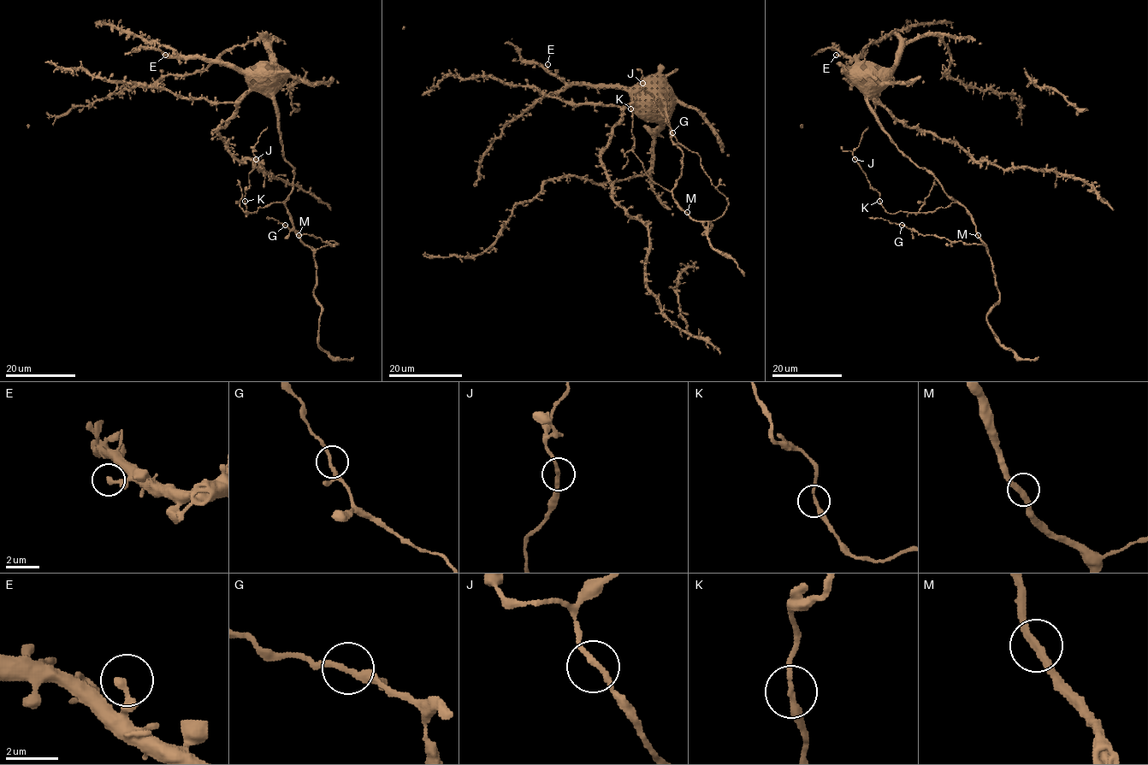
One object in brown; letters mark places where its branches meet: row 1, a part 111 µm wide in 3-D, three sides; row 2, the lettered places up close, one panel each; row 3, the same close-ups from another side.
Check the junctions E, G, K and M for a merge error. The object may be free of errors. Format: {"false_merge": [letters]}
{"false_merge": []}

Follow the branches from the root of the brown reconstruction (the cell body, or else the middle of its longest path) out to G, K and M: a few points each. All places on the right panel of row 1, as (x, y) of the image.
G: (855, 73), (868, 88), (868, 108), (880, 127), (966, 208), (985, 249), (983, 244), (919, 234), (902, 225)
K: (855, 73), (868, 88), (868, 108), (890, 140), (958, 202), (933, 211), (890, 214), (879, 201)
M: (855, 73), (855, 78), (868, 88), (868, 108), (880, 127), (966, 208), (978, 235)

